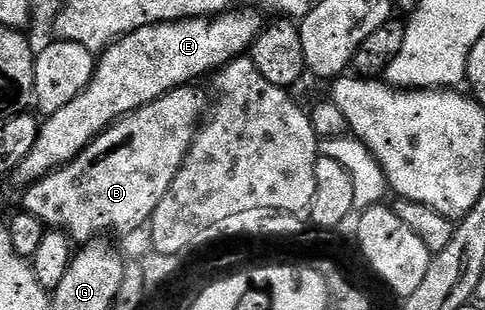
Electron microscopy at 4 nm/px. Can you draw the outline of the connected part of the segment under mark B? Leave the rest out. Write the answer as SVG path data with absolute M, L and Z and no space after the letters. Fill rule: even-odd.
M194 87L174 89L164 94L160 99L140 107L129 117L122 117L109 125L87 149L76 155L76 159L25 186L23 193L26 194L22 197L21 208L36 215L36 219L43 221L51 230L64 231L74 243L92 241L110 232L136 232L141 225L143 228L149 222L156 207L160 207L160 199L164 199L168 187L172 187L172 179L176 179L176 171L180 171L194 136L198 134L200 122L207 112L205 109L206 97L197 93Z

